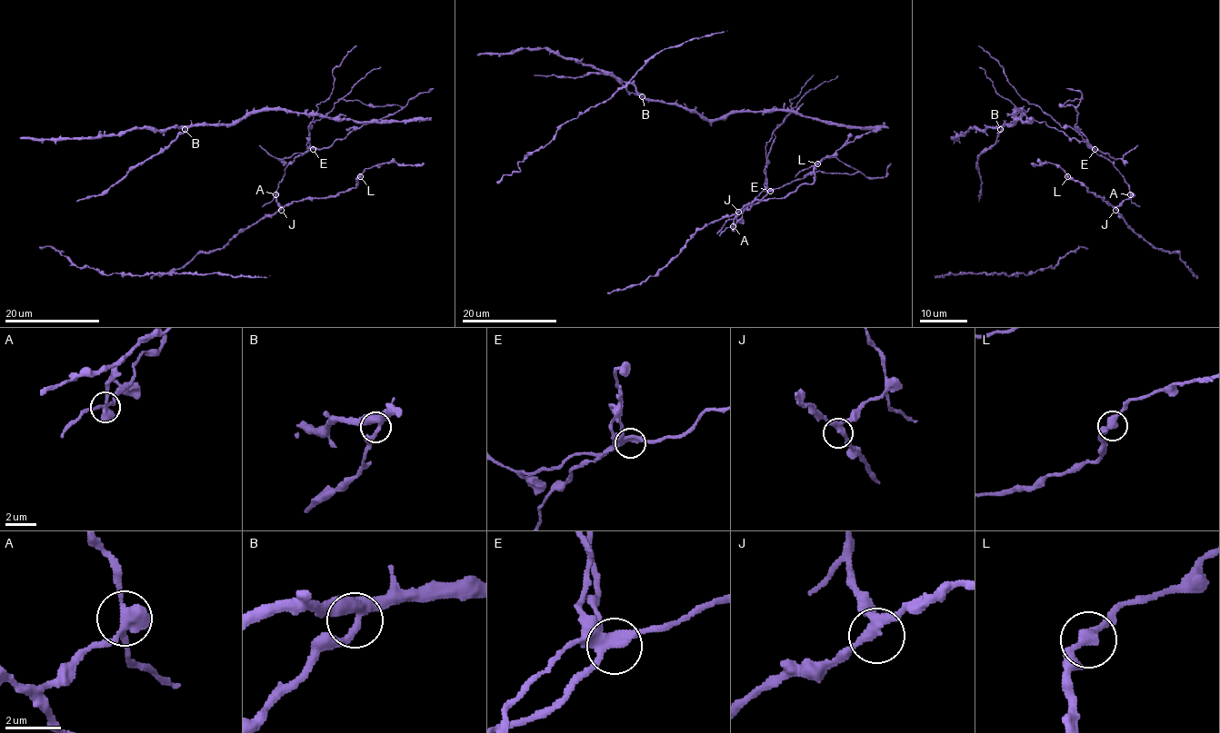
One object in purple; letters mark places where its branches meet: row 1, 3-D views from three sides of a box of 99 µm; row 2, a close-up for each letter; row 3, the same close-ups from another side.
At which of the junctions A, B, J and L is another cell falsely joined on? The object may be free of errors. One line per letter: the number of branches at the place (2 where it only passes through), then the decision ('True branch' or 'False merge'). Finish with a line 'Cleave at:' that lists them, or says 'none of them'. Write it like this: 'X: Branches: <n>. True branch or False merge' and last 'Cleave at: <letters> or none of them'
A: Branches: 3. False merge
B: Branches: 3. True branch
J: Branches: 3. True branch
L: Branches: 2. True branch
Cleave at: A

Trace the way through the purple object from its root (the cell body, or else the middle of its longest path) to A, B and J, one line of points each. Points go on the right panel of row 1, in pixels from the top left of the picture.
A: (1022, 112), (1015, 110), (1014, 116), (1019, 112), (1045, 123), (1109, 159), (1131, 194)
B: (1022, 112), (1012, 123), (1000, 129)
J: (1022, 112), (1015, 110), (1014, 116), (1019, 112), (1063, 131), (1113, 163), (1129, 189), (1129, 197), (1115, 210)

